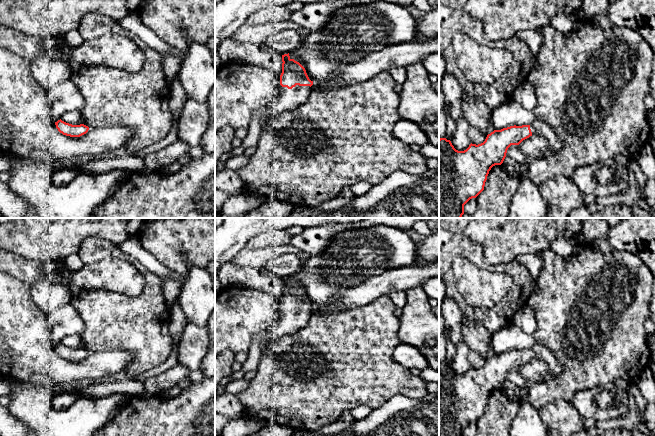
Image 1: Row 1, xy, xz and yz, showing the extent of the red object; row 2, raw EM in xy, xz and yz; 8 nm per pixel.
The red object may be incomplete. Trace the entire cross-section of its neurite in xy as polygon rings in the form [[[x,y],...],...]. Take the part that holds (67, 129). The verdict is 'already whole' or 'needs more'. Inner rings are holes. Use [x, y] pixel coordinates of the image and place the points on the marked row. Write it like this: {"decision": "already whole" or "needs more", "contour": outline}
{"decision": "already whole", "contour": [[[61,119],[55,122],[55,125],[60,133],[70,137],[80,137],[86,134],[89,130],[89,127],[84,124],[72,125],[62,121]]]}

